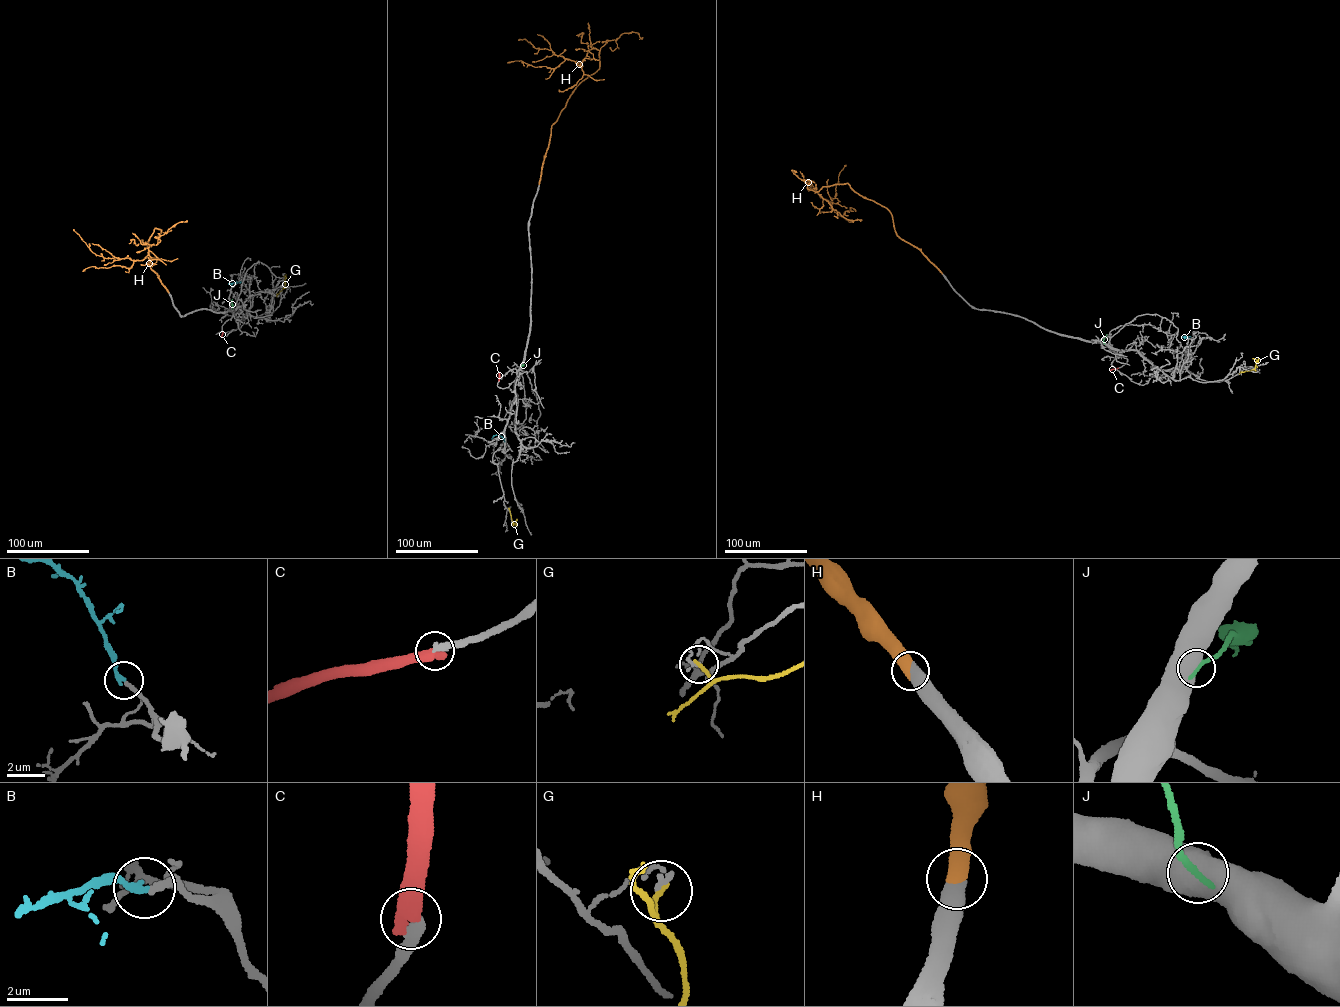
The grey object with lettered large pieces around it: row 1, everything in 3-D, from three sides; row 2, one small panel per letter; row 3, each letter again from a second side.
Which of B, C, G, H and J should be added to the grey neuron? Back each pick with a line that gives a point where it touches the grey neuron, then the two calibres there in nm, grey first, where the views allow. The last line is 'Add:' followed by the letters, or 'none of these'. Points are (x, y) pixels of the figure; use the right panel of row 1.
B: meets grey at (1187, 338); 240 nm thick on the grey side, 260 nm on the other
H: meets grey at (942, 273); 600 nm thick on the grey side, 550 nm on the other
Add: B, H

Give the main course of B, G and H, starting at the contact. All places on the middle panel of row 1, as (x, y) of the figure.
B: (504, 441), (498, 434), (492, 439)
G: (509, 509), (513, 523), (517, 520)
H: (539, 184), (552, 125), (575, 87), (599, 68), (599, 50), (590, 49), (576, 63), (518, 40)

